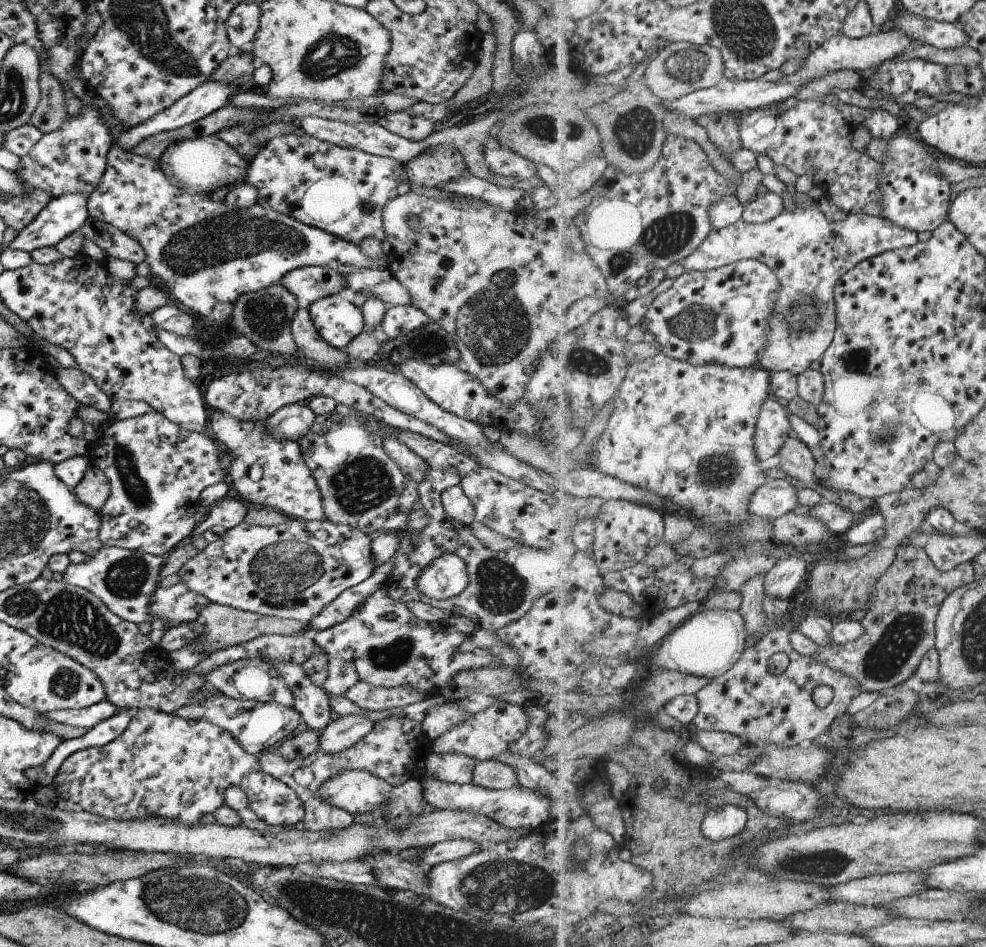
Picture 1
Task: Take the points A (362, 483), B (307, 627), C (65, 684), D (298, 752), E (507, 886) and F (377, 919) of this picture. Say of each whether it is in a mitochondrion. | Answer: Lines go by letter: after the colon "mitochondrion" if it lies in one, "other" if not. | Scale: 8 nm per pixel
A: mitochondrion
B: other
C: mitochondrion
D: other
E: mitochondrion
F: mitochondrion

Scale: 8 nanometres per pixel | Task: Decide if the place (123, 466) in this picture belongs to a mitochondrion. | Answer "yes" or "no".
yes

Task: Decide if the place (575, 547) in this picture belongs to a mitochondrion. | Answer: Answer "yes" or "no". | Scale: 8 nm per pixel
no

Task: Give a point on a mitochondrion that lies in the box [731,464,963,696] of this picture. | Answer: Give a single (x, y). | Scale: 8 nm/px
(901, 638)

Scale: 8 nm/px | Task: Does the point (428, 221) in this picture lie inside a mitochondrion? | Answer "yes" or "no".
no

